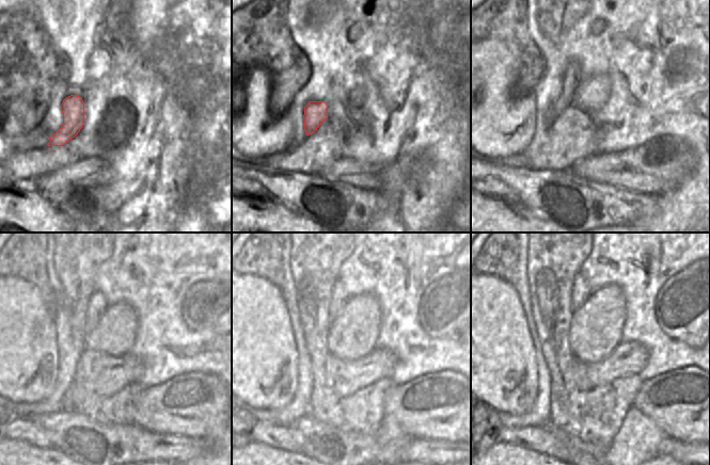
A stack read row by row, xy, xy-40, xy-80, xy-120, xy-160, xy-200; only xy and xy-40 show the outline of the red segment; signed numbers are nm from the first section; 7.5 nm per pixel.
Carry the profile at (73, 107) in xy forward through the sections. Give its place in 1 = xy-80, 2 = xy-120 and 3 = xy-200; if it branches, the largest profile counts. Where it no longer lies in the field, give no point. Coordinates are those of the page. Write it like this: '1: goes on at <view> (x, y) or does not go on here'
1: goes on at xy-80 (571, 78)
2: goes on at xy-120 (97, 305)
3: goes on at xy-200 (581, 289)

